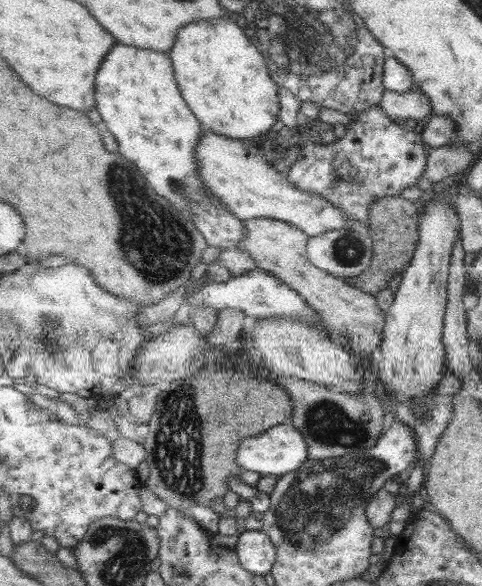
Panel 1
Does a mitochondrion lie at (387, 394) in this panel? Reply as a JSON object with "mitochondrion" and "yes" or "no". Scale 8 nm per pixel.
{"mitochondrion":"no"}

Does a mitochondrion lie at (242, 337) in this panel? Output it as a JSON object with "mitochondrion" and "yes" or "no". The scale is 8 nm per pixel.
{"mitochondrion":"no"}

